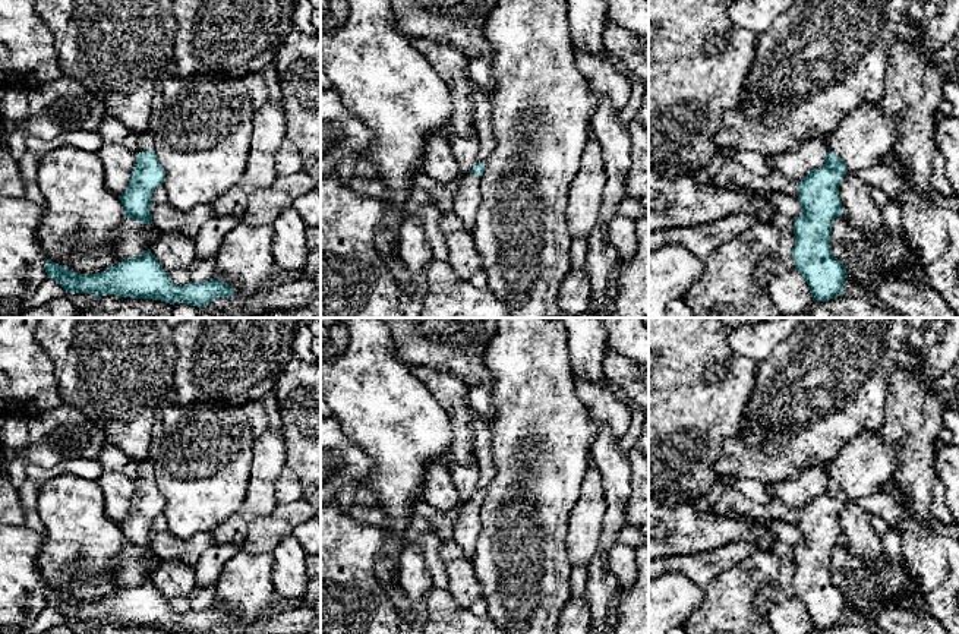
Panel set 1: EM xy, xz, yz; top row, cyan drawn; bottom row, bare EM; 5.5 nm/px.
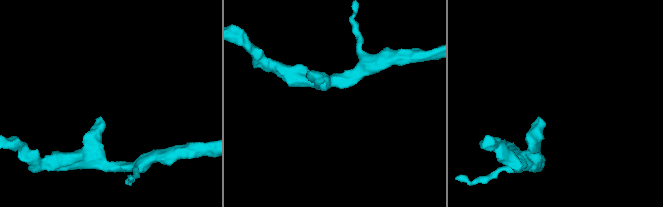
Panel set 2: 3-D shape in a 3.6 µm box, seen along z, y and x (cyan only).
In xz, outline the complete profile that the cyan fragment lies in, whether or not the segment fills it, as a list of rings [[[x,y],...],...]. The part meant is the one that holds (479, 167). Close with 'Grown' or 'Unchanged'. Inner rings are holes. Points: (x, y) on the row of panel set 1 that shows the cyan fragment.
[[[477,163],[471,170],[461,176],[454,193],[452,212],[463,221],[463,227],[471,231],[474,218],[482,204],[480,177],[485,171],[485,163]]]. Grown

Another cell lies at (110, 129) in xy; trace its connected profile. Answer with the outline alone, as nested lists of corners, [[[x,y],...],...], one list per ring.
[[[105,114],[102,122],[98,124],[97,132],[102,141],[114,142],[138,152],[138,133],[123,127],[113,116]]]

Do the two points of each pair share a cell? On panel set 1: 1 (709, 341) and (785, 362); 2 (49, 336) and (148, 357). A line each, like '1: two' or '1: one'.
1: two
2: one

